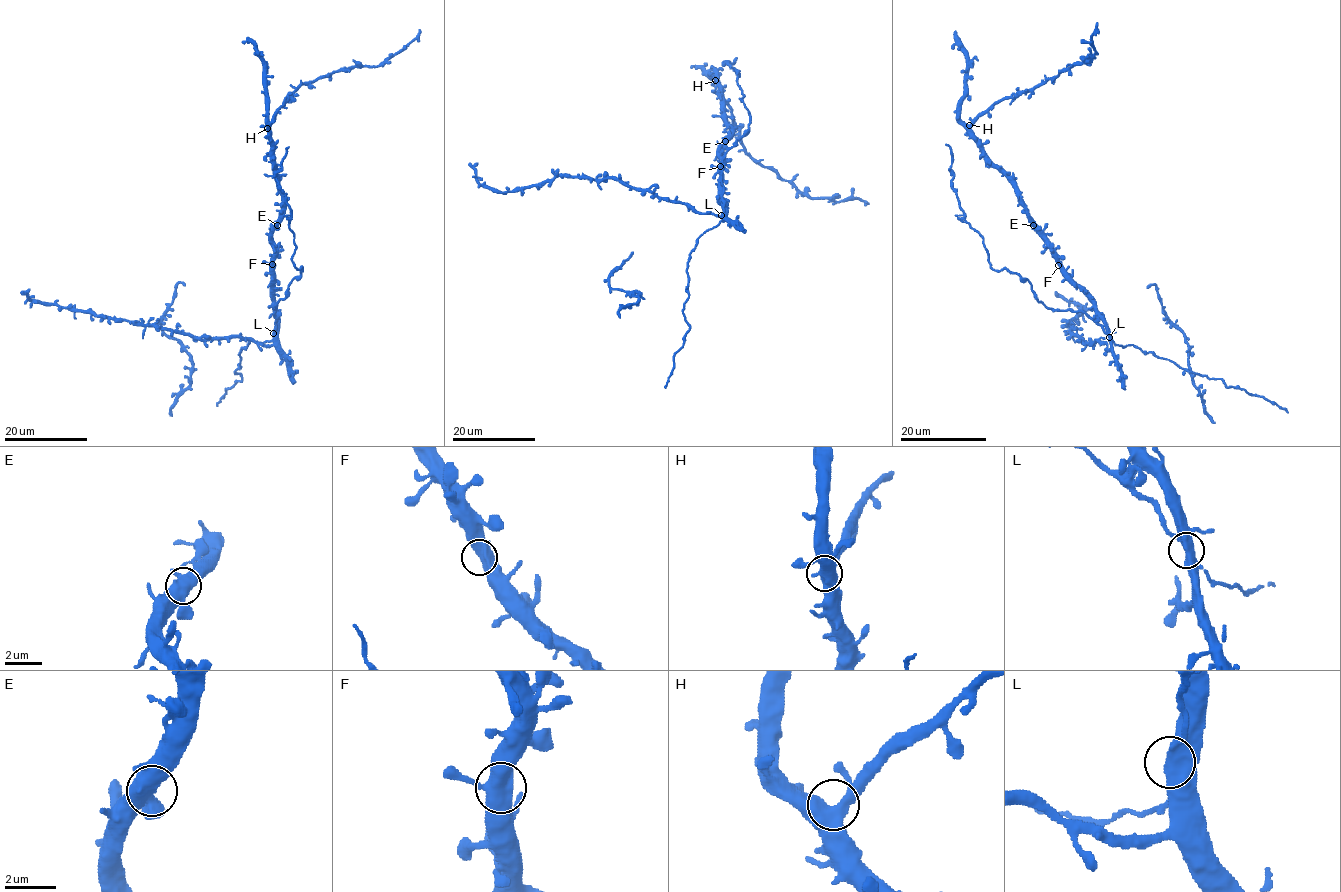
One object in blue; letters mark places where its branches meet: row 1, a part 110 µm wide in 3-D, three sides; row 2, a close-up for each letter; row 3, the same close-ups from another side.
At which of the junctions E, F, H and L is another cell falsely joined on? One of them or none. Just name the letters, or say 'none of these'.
none of these

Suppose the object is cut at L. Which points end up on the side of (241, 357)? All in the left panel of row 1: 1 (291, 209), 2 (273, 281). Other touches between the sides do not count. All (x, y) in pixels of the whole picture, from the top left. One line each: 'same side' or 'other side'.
1: other side
2: same side

